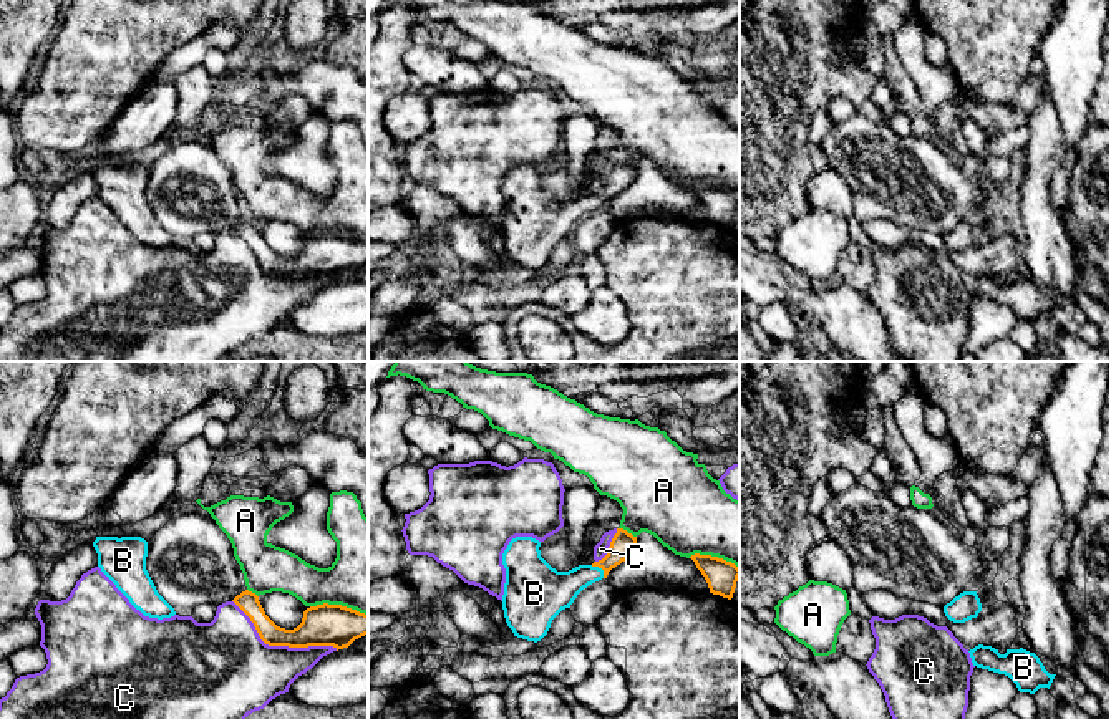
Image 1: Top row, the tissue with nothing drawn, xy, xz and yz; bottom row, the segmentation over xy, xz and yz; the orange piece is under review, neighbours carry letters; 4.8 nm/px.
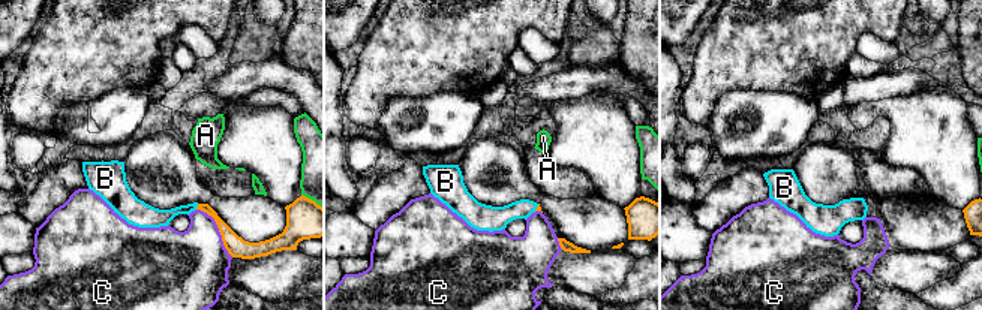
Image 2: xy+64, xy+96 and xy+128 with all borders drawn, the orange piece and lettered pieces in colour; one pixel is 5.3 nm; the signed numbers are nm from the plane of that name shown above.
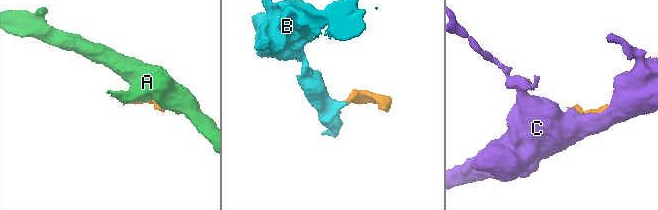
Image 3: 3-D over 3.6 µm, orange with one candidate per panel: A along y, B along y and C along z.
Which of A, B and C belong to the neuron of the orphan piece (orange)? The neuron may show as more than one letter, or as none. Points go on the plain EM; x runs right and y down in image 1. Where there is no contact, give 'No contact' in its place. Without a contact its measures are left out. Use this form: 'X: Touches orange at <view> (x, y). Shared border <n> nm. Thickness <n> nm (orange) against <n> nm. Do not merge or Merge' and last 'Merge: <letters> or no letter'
A: Touches orange at xy (339, 234). Shared border 280 nm. Thickness 200 nm (orange) against 360 nm. Do not merge
B: Touches orange at xz (601, 196). Shared border 90 nm. Thickness 120 nm (orange) against 190 nm. Merge
C: Touches orange at xy (281, 274). Shared border 550 nm. Thickness 200 nm (orange) against 400 nm. Do not merge
Merge: B

